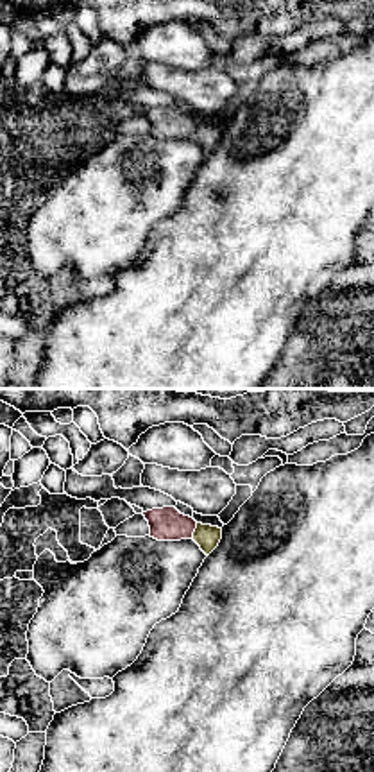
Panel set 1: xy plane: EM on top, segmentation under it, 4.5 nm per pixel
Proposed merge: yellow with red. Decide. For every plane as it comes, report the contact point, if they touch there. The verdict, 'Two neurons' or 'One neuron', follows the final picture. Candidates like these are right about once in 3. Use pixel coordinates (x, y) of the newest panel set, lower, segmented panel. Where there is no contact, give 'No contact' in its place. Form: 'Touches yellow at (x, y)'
Touches yellow at (195, 531)

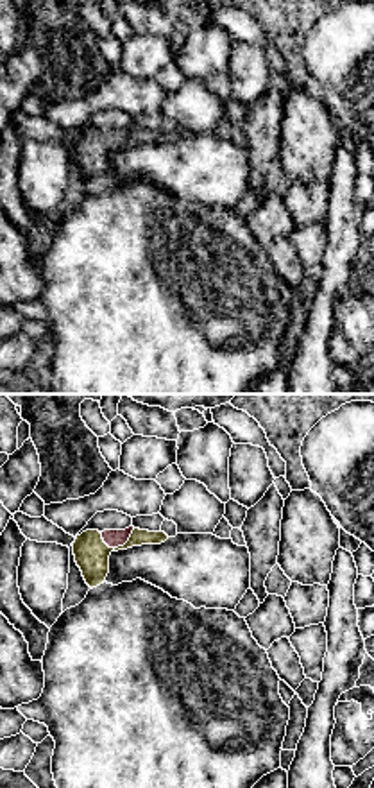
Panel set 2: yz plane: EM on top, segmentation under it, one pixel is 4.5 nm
Touches yellow at (118, 547)

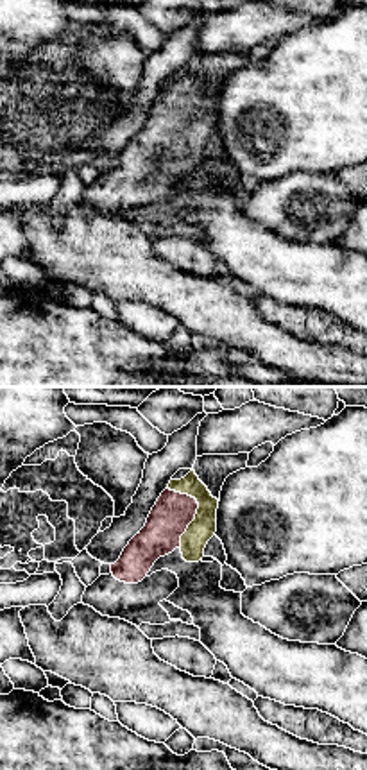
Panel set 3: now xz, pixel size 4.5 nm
Touches yellow at (197, 509)

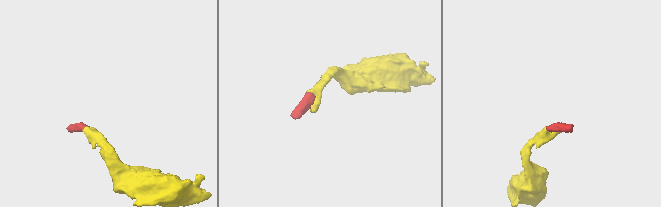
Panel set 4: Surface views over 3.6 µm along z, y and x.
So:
One neuron

